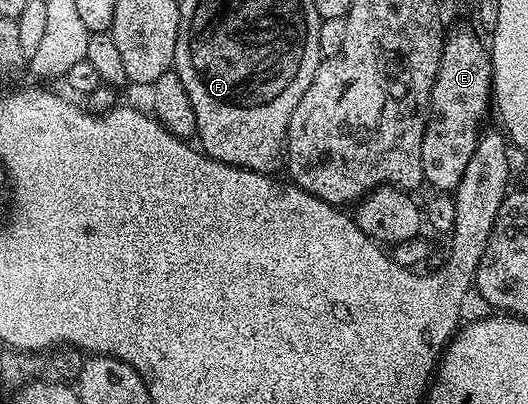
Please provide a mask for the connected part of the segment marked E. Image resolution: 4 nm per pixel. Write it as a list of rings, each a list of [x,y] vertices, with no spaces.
[[[457,31],[446,38],[439,73],[429,98],[429,120],[423,133],[421,164],[424,182],[430,183],[437,193],[456,192],[459,181],[475,145],[480,141],[486,126],[485,114],[491,111],[493,98],[493,61],[488,46],[481,44],[482,36],[469,31]]]

